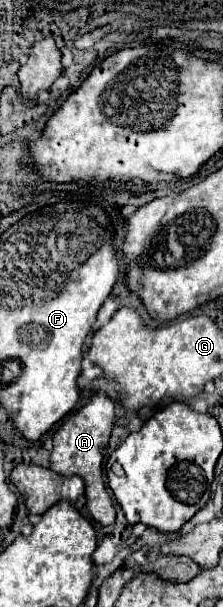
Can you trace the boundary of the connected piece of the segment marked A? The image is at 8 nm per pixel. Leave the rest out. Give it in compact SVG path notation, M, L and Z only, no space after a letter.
M105 393L95 395L85 407L69 415L61 427L53 433L53 451L51 451L51 469L61 475L79 475L87 487L87 509L95 521L101 525L111 525L115 521L113 499L103 483L103 455L109 445L109 435L113 429L115 403Z

